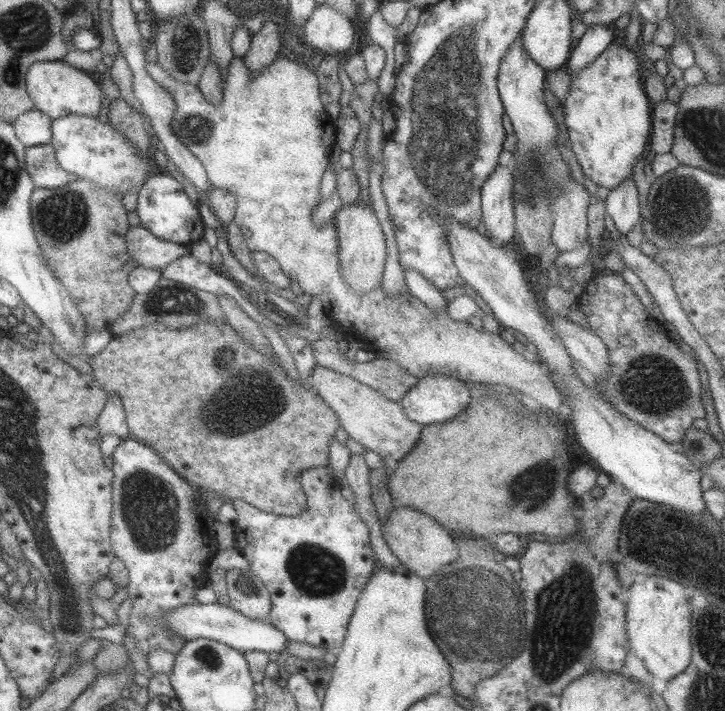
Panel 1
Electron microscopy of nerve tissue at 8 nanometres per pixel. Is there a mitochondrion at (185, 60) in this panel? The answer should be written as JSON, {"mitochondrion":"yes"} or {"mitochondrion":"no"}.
{"mitochondrion":"yes"}

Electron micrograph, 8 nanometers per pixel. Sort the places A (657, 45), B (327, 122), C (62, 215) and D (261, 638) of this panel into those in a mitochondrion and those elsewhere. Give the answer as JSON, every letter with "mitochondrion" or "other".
{"A":"other","B":"other","C":"mitochondrion","D":"other"}

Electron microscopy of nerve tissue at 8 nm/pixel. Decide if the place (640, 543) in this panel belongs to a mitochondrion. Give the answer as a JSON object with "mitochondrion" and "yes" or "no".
{"mitochondrion":"yes"}

